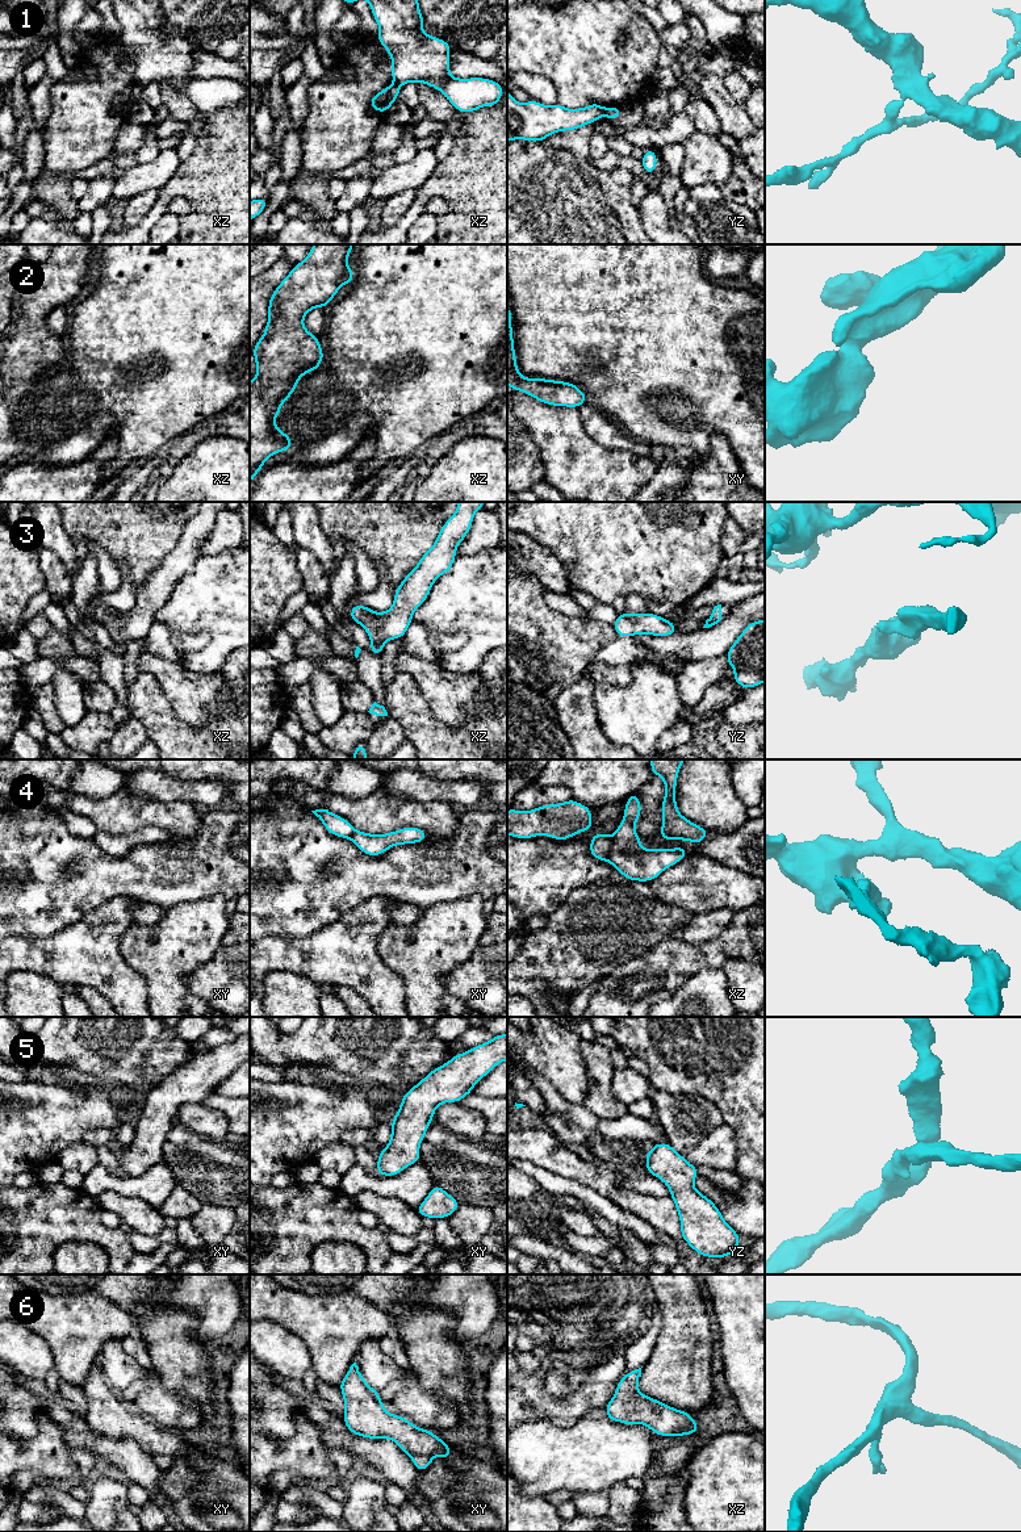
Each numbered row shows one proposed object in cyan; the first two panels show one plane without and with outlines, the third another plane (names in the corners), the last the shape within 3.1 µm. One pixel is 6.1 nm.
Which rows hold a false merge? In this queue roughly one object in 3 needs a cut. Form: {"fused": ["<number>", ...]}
{"fused": ["1", "4"]}

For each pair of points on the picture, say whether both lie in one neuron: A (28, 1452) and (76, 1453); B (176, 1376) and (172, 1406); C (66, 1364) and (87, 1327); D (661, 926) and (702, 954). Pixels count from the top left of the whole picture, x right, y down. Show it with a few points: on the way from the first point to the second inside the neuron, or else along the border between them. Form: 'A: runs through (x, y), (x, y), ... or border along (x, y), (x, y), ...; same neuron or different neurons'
A: border along (68, 1449), (76, 1473), (68, 1478), (54, 1480); different neurons
B: border along (160, 1384), (200, 1410); different neurons
C: runs through (74, 1355), (88, 1339), (87, 1336); same neuron
D: border along (674, 934), (660, 940), (647, 950); different neurons

